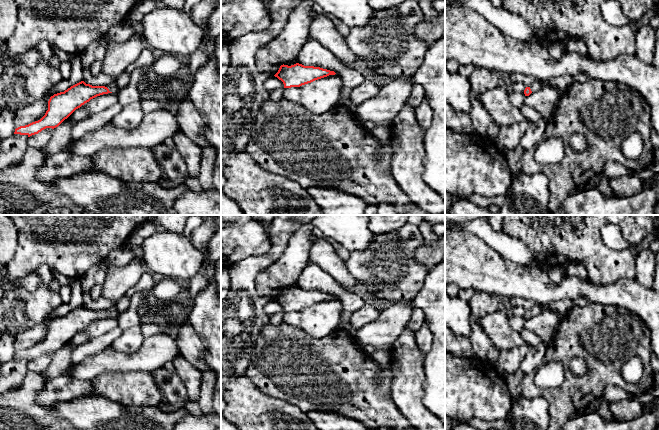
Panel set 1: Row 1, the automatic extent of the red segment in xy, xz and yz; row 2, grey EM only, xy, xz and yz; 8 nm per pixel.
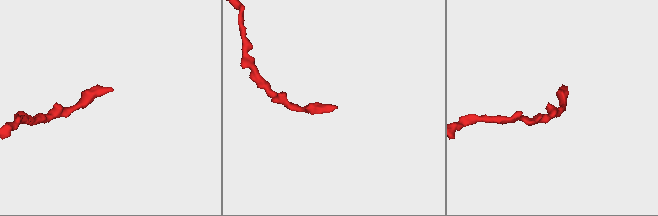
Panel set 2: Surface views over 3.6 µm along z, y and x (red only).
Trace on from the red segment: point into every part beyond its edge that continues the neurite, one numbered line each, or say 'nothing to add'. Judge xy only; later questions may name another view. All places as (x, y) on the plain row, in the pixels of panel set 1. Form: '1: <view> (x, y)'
1: xy (113, 312)

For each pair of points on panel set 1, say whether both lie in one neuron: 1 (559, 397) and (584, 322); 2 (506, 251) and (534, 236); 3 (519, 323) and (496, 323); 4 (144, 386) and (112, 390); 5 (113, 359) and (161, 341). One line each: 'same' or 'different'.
1: same
2: different
3: different
4: same
5: same

